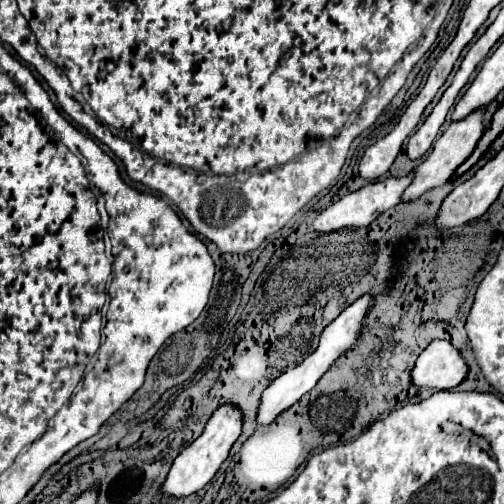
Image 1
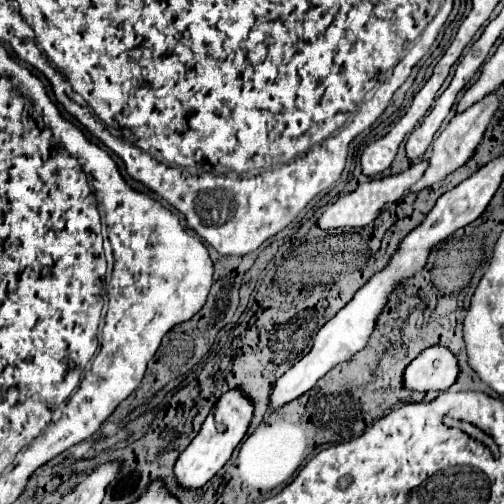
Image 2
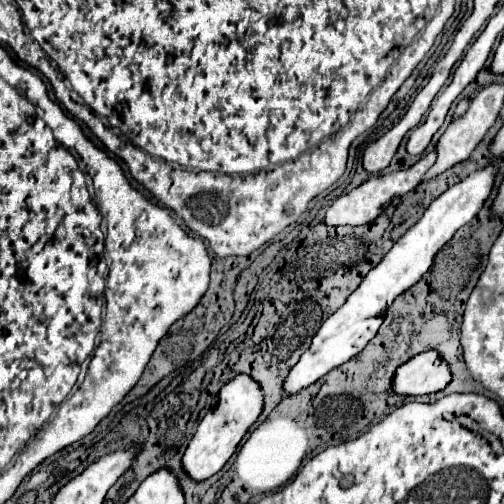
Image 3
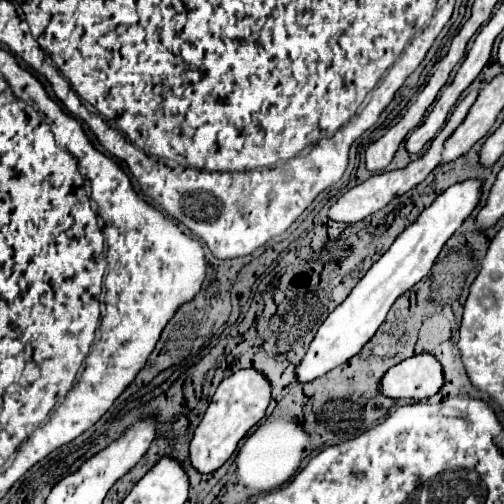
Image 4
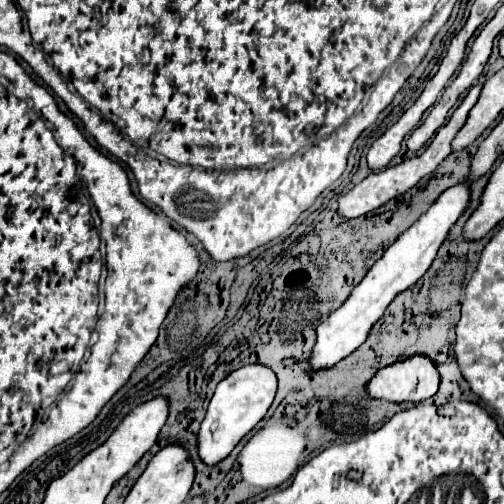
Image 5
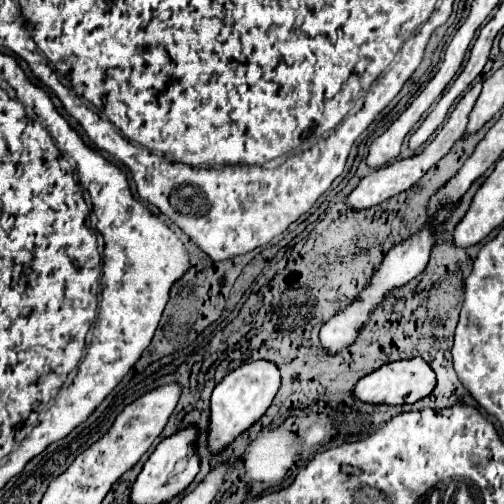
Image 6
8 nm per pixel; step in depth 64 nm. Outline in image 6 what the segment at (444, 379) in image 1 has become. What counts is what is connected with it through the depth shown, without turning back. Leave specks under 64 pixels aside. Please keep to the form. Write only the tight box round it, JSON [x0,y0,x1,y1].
[354,358,436,404]

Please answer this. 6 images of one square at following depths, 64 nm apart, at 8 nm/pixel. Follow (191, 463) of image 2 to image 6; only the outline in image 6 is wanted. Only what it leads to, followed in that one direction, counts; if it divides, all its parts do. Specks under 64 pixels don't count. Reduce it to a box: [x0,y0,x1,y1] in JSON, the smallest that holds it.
[208,360,280,454]

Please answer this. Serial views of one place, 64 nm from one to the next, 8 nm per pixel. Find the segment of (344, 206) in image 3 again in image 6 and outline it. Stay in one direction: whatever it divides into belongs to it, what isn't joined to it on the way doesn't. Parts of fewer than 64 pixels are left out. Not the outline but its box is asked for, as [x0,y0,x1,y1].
[346,82,482,210]

